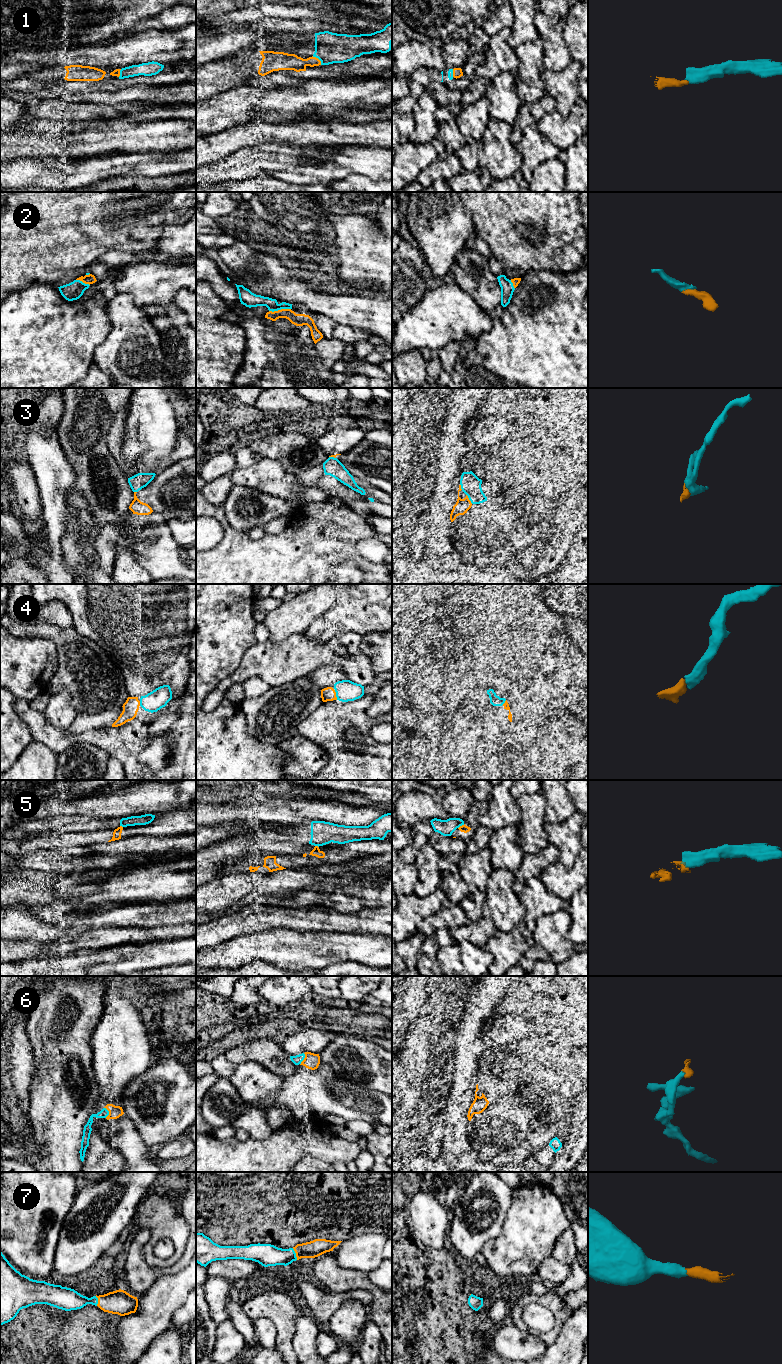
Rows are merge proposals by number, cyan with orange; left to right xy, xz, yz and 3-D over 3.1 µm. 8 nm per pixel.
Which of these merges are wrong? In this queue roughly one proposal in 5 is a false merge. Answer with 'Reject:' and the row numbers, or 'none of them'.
Reject: 5

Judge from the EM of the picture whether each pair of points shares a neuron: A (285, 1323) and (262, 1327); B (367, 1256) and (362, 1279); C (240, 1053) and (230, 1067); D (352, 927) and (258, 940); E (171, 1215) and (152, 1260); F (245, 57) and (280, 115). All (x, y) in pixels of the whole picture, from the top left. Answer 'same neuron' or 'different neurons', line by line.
A: different neurons
B: different neurons
C: different neurons
D: different neurons
E: same neuron
F: different neurons

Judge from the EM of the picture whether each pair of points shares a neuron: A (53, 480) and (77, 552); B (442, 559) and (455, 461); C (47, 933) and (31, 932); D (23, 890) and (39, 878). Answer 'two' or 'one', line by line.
A: two
B: one
C: one
D: one

